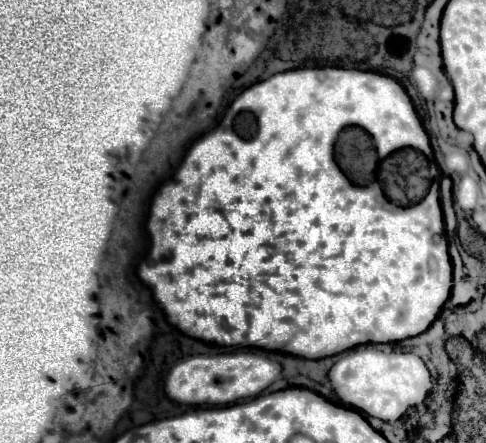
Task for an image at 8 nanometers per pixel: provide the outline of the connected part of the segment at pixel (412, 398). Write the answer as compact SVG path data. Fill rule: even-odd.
M368 343L356 346L340 354L338 362L330 370L330 382L336 396L346 404L368 416L396 422L410 408L426 402L432 392L432 374L422 356L403 352L394 344Z

